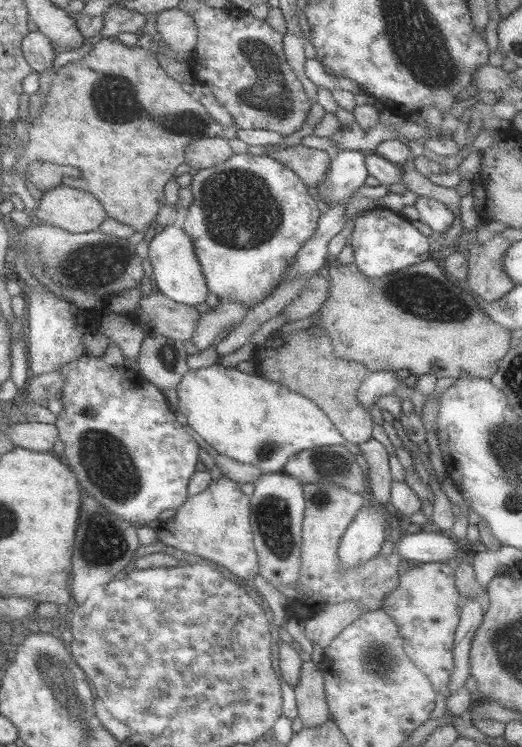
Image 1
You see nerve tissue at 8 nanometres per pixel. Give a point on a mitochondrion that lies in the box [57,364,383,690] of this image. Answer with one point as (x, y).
(111, 470)

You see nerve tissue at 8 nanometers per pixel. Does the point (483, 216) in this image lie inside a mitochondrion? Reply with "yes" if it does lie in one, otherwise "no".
no

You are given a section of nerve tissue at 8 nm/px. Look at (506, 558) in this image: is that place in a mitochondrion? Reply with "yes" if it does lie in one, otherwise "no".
no

